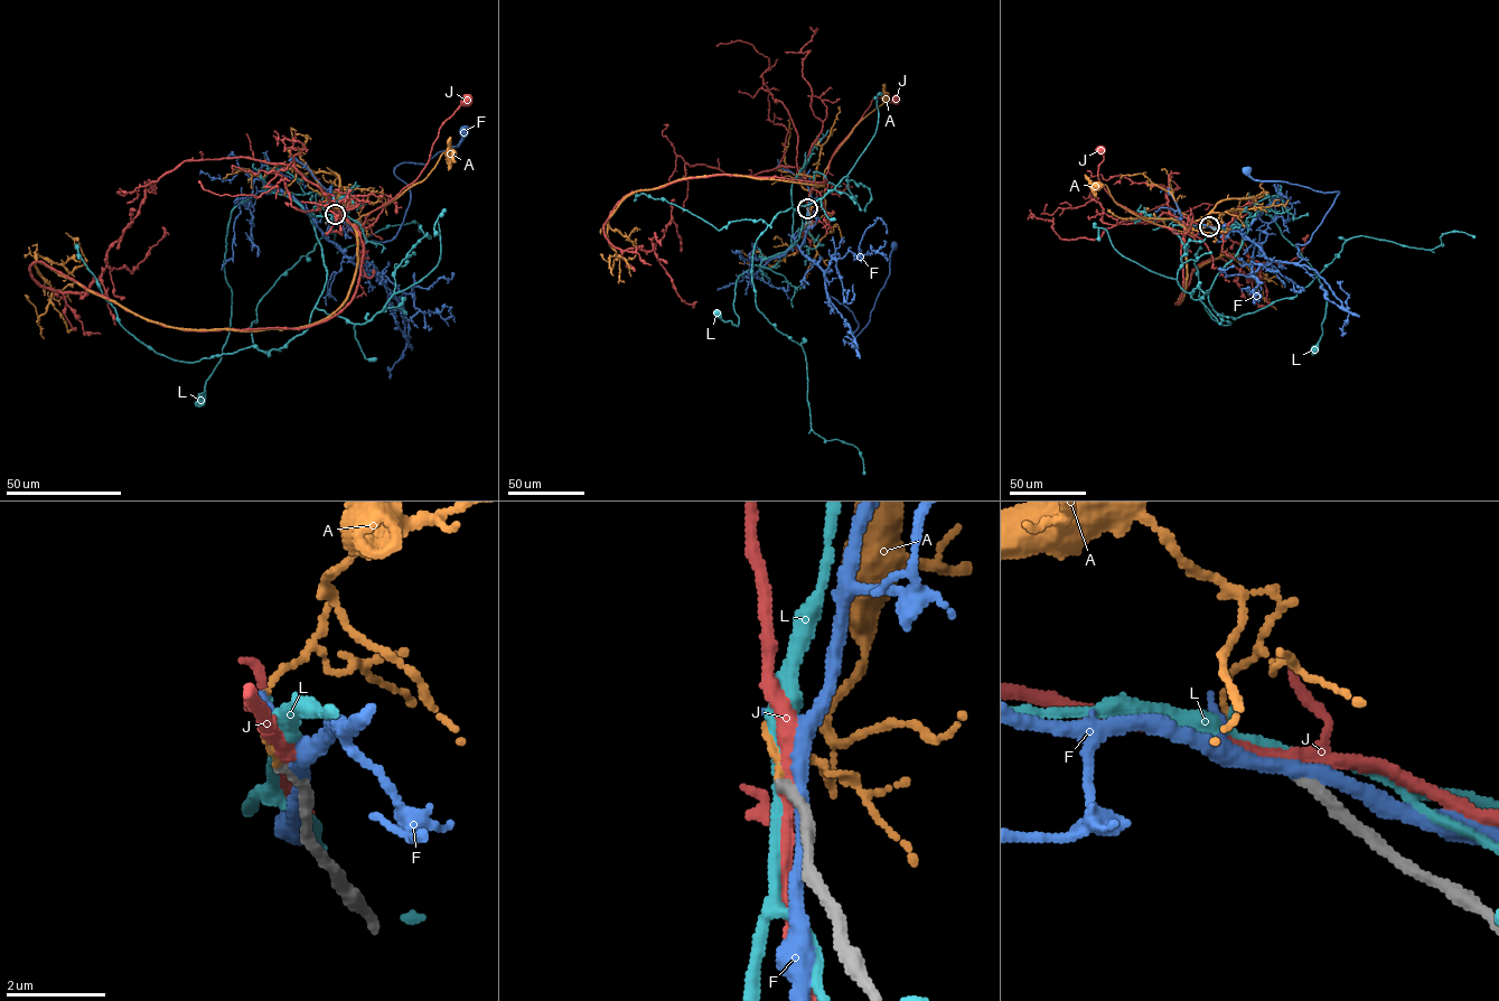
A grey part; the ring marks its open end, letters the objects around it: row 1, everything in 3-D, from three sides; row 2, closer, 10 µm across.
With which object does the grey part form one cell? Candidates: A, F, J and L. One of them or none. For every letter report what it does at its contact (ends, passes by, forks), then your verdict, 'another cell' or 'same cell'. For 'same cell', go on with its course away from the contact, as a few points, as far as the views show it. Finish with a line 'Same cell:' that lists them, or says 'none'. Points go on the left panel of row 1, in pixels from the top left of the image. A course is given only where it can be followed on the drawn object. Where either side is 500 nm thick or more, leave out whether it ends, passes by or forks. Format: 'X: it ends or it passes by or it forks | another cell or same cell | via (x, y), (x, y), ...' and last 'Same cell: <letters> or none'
A: it ends | another cell
F: it passes by | another cell
J: it forks | another cell
L: it passes by | another cell
Same cell: none

